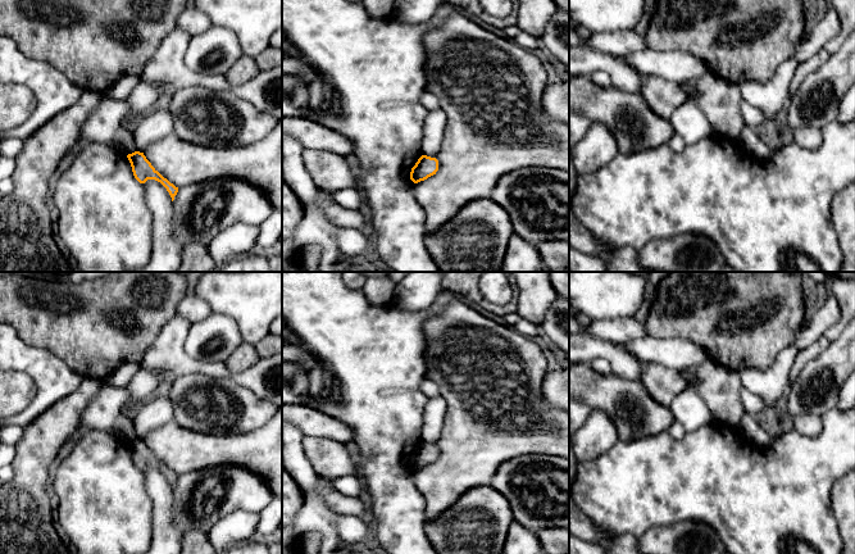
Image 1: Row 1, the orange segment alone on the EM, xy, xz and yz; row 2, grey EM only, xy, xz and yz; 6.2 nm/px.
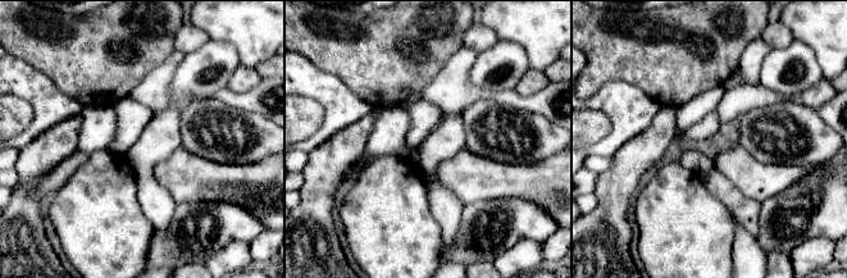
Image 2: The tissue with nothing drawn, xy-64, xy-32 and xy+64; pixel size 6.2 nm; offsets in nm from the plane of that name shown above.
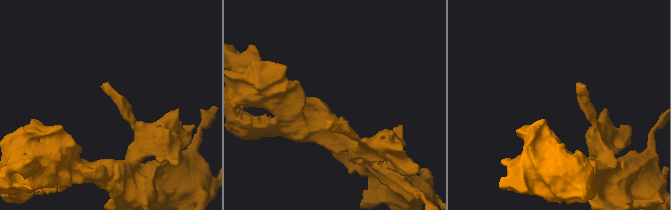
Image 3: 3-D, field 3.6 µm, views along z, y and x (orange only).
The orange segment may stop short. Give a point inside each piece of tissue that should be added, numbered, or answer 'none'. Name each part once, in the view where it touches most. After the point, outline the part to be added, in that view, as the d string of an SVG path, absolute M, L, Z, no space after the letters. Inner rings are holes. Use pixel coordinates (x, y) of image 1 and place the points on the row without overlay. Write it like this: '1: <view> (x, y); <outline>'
none

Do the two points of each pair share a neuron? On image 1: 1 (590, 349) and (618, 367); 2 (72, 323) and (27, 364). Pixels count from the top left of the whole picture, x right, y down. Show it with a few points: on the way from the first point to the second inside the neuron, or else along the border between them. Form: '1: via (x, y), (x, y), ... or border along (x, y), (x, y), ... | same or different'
1: via (597, 349), (604, 349), (614, 359) | same
2: border along (18, 334), (27, 344), (50, 350), (68, 367) | different

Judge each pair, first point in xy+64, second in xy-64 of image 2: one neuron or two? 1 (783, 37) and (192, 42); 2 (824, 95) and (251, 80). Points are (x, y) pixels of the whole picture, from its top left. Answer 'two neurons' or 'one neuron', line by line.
1: one neuron
2: one neuron

